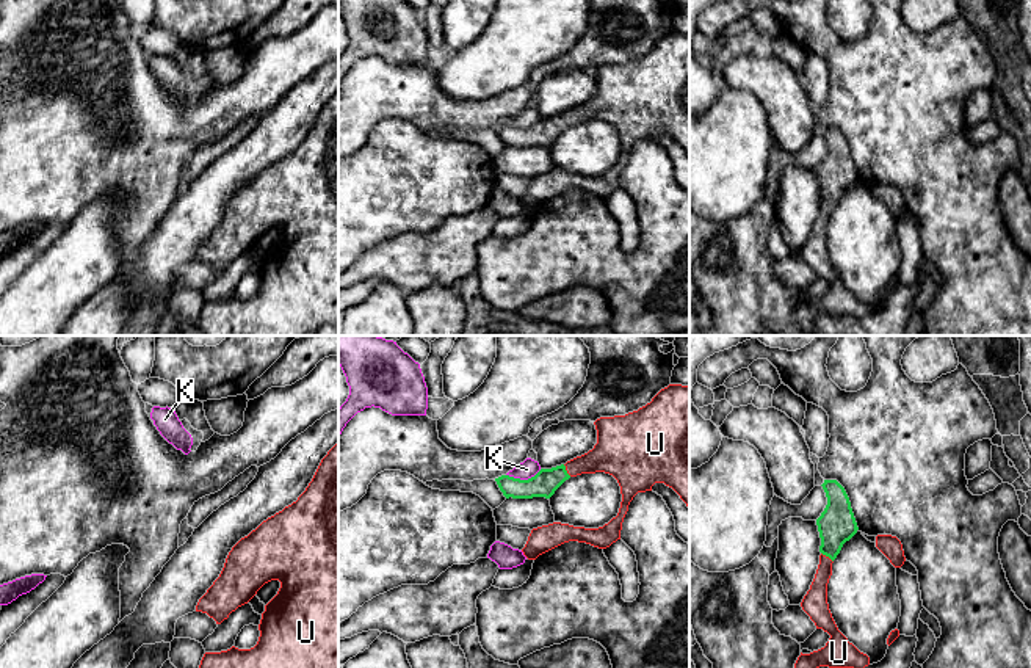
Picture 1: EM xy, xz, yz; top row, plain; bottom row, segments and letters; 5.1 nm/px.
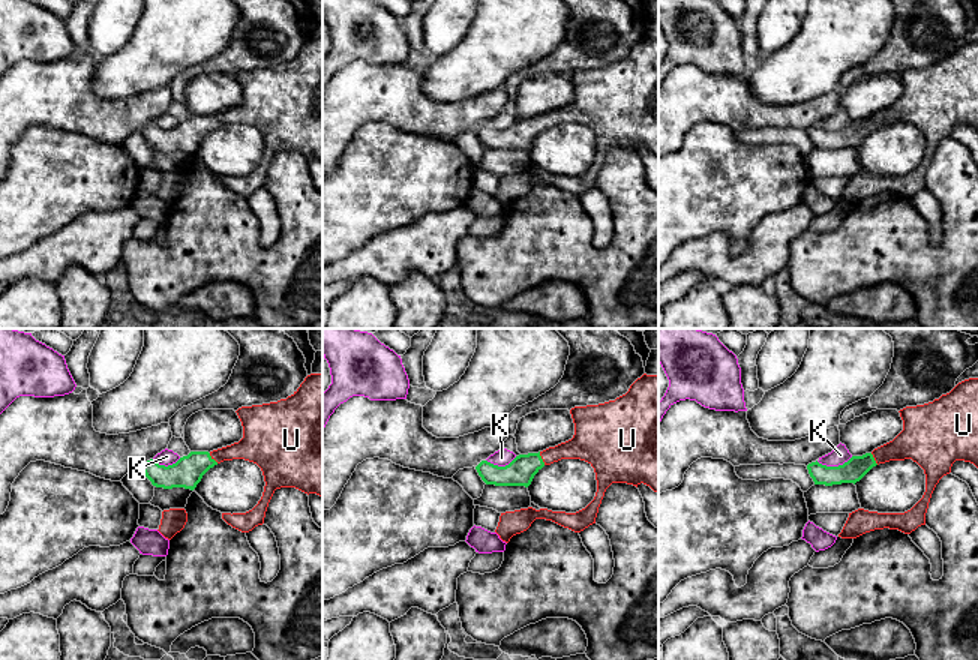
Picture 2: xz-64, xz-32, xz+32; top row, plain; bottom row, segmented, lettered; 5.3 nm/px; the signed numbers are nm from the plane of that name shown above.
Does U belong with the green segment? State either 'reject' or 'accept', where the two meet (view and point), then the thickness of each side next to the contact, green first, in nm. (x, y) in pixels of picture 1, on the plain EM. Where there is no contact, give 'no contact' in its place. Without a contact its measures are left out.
accept; meets green in xz at (566, 119); 140 nm thick on the green side, 200 nm on the other

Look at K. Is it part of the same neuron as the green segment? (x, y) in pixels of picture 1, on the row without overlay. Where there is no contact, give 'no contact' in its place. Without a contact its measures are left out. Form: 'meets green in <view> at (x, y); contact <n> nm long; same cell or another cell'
meets green in xz at (524, 129); contact 190 nm long; another cell

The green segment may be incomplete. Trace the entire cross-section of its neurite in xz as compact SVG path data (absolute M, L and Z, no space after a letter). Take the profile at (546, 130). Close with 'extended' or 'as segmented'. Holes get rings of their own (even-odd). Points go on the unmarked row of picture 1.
M669 33L650 52L625 64L594 71L597 93L566 113L541 118L528 129L501 124L495 127L506 147L550 147L570 125L605 121L613 124L622 143L616 166L599 177L553 171L533 177L523 204L539 204L569 190L606 198L620 188L624 166L638 141L655 132L672 136L689 157L689 34Z; extended

